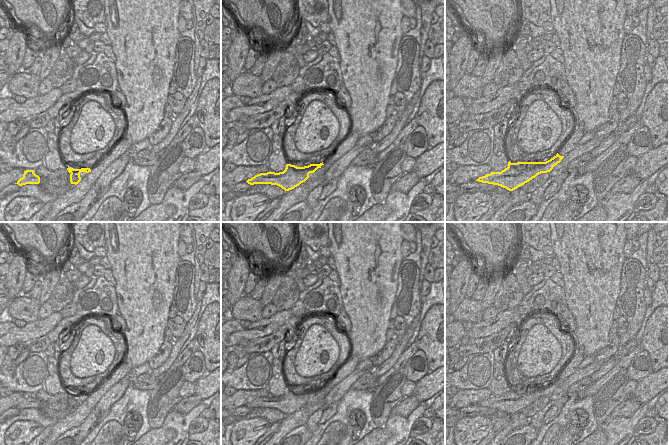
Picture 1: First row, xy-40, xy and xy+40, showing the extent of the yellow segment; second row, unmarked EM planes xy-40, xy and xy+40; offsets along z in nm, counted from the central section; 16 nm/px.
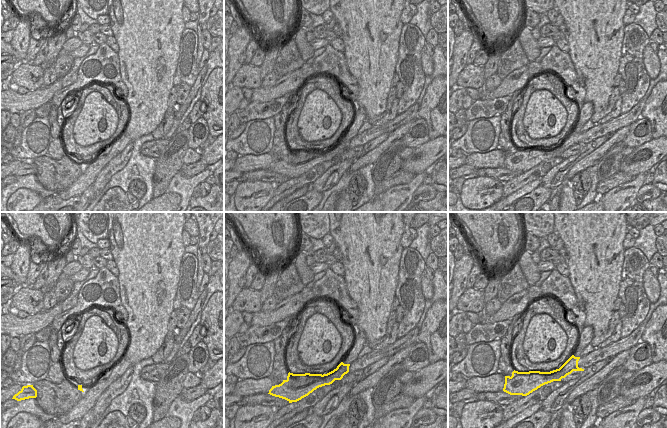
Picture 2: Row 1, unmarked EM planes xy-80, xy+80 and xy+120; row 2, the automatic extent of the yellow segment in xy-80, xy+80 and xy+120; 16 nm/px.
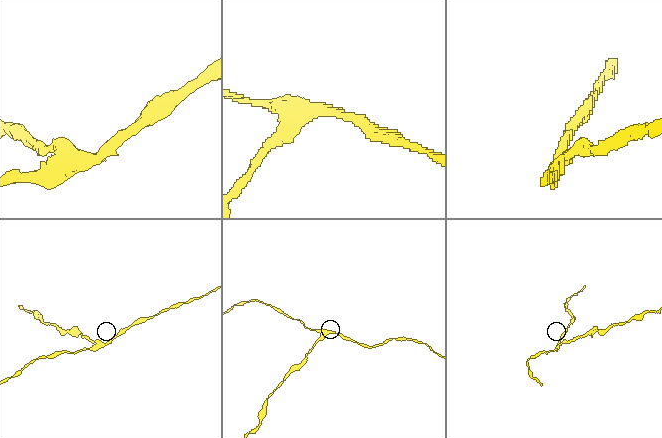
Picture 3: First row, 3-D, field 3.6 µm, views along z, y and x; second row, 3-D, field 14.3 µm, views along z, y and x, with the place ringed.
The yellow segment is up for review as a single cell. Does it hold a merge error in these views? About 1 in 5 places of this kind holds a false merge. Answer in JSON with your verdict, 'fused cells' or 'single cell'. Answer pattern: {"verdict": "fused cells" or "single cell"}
{"verdict": "fused cells"}

